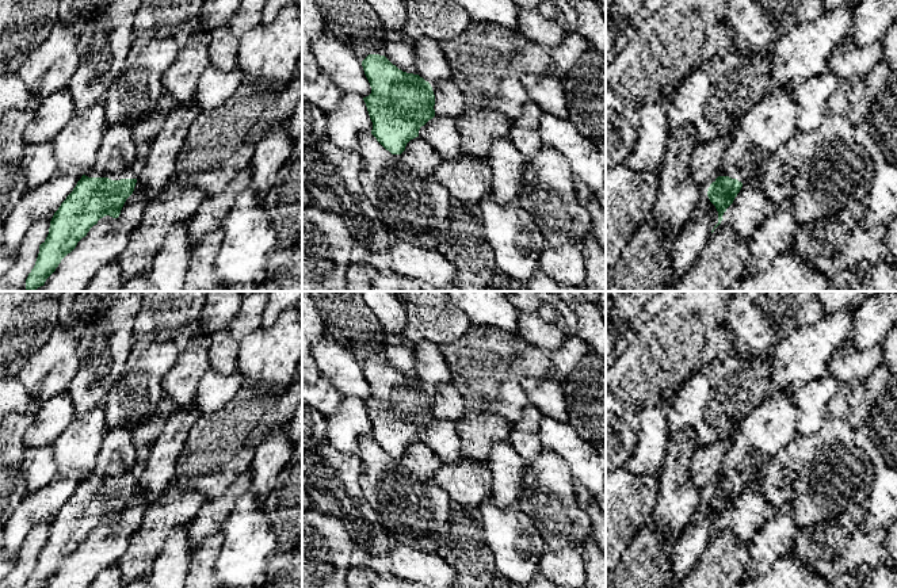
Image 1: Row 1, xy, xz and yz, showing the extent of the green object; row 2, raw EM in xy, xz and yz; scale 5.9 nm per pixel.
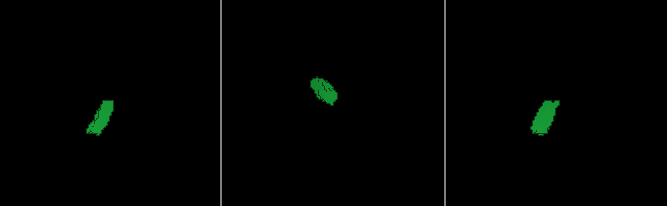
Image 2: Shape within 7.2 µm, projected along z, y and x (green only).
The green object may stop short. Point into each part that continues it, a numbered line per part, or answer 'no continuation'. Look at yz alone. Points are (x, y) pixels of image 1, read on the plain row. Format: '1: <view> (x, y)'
1: yz (771, 426)

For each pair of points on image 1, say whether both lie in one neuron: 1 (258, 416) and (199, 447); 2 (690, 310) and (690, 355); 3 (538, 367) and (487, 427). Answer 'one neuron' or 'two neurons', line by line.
1: one neuron
2: one neuron
3: two neurons

